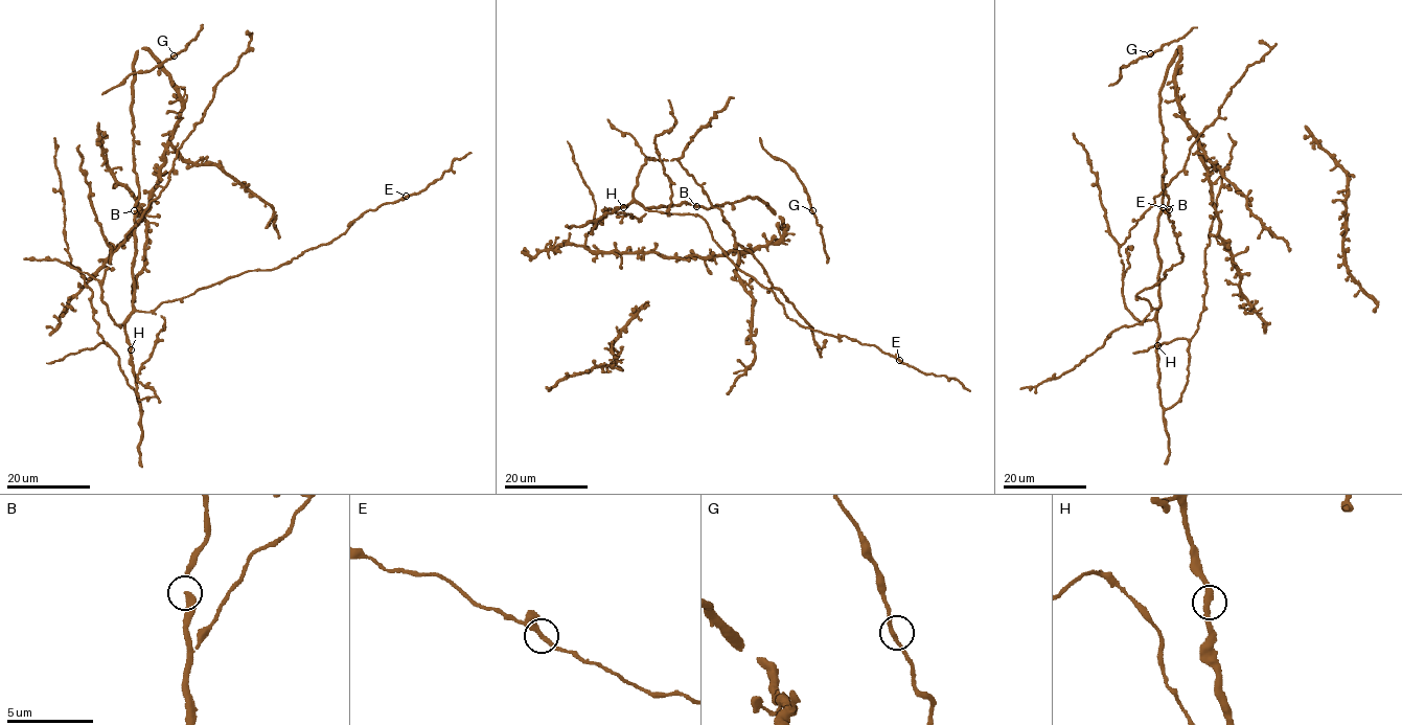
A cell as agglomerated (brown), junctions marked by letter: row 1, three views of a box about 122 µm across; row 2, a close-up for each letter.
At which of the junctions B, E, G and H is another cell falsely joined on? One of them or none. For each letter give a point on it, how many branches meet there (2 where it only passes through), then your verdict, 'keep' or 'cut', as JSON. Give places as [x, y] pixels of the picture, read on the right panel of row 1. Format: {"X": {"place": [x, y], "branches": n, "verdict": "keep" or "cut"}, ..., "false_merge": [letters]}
{"B": {"place": [1163, 207], "branches": 2, "verdict": "keep"}, "E": {"place": [1169, 209], "branches": 2, "verdict": "keep"}, "G": {"place": [1150, 53], "branches": 2, "verdict": "keep"}, "H": {"place": [1157, 345], "branches": 2, "verdict": "keep"}, "false_merge": []}

